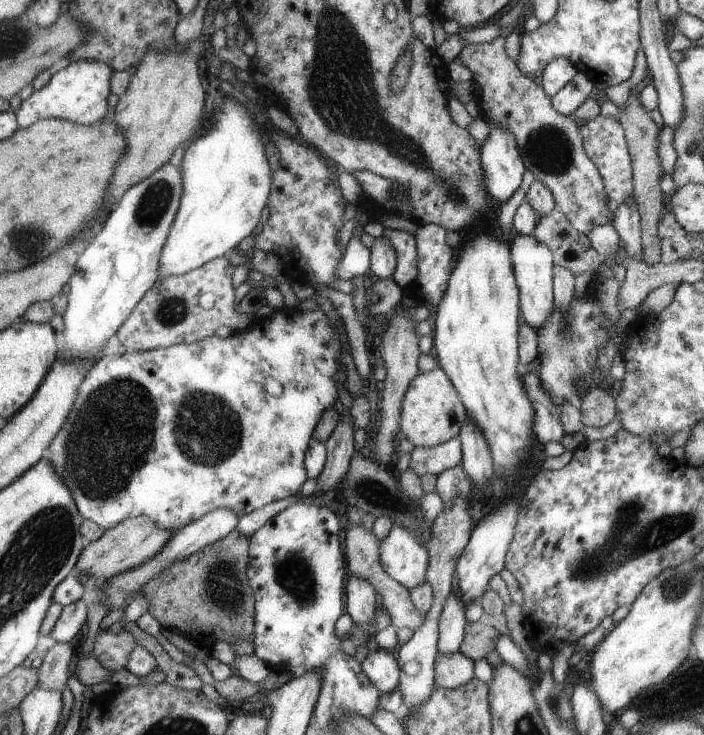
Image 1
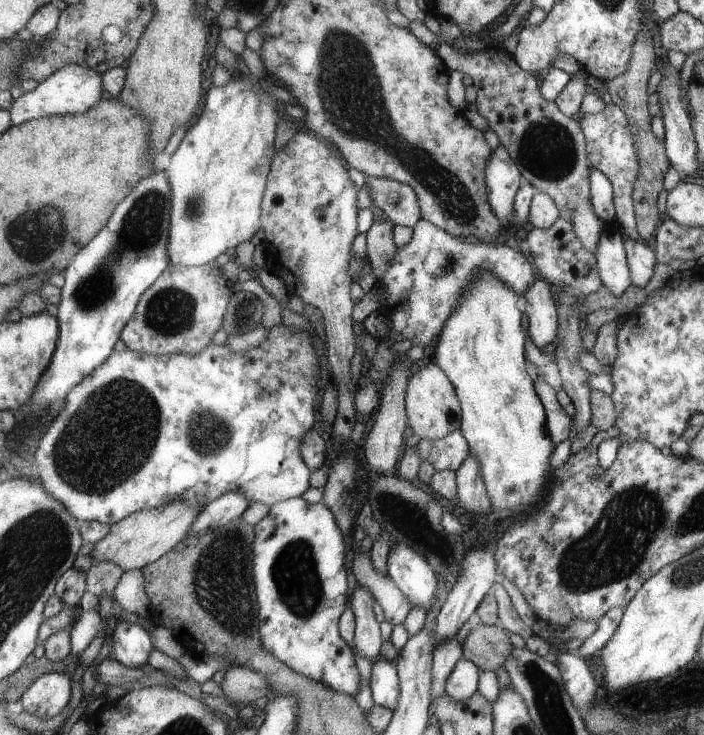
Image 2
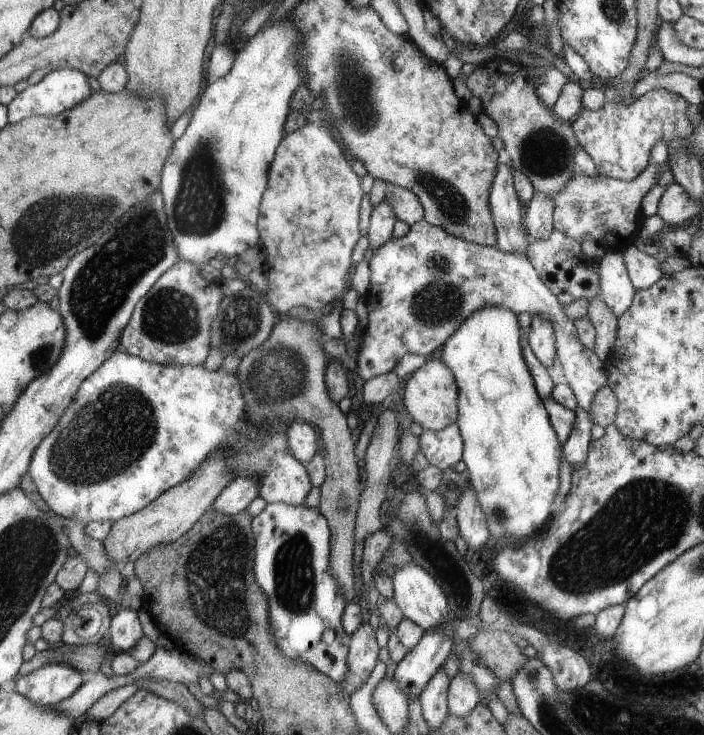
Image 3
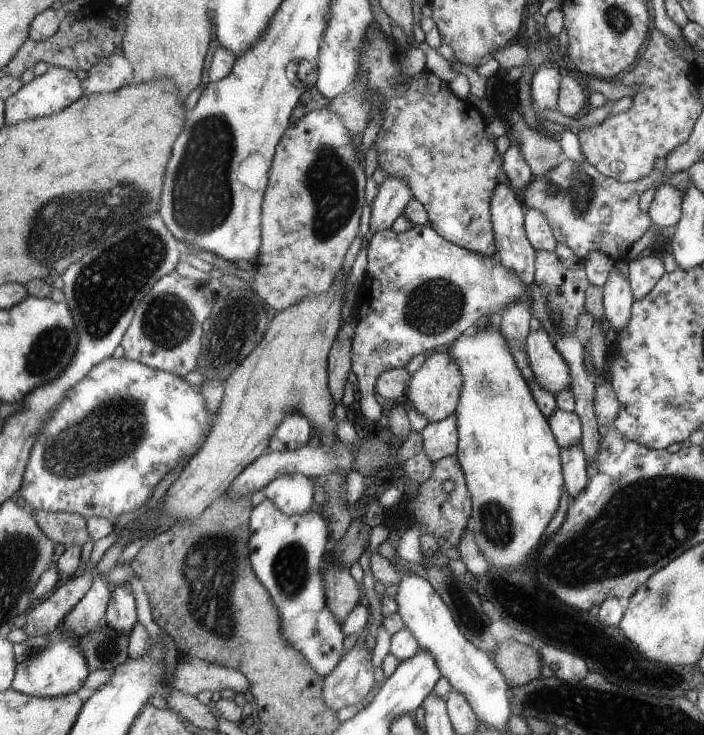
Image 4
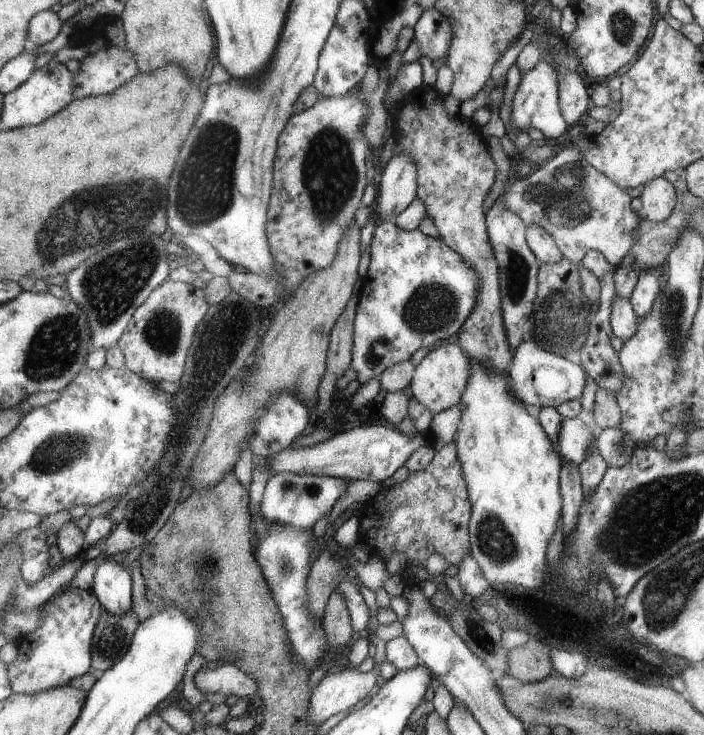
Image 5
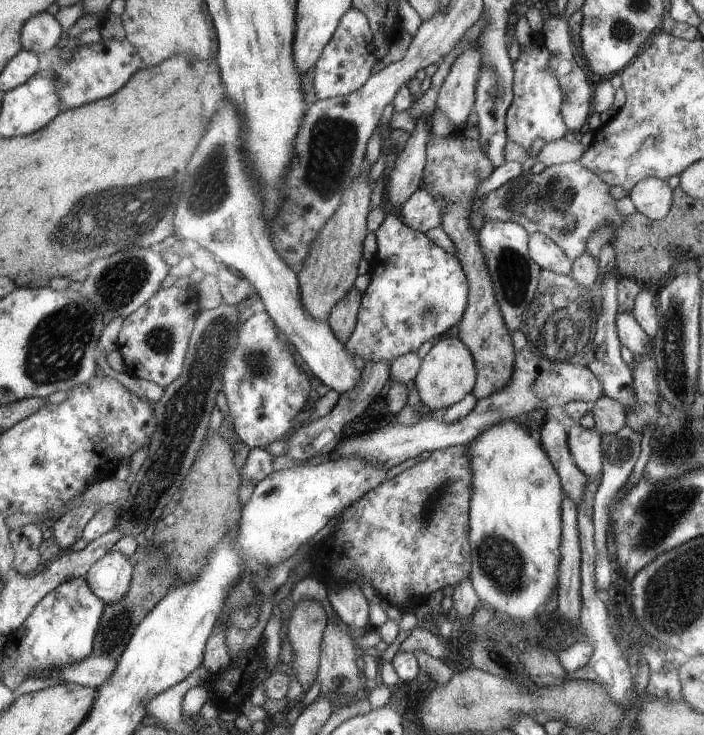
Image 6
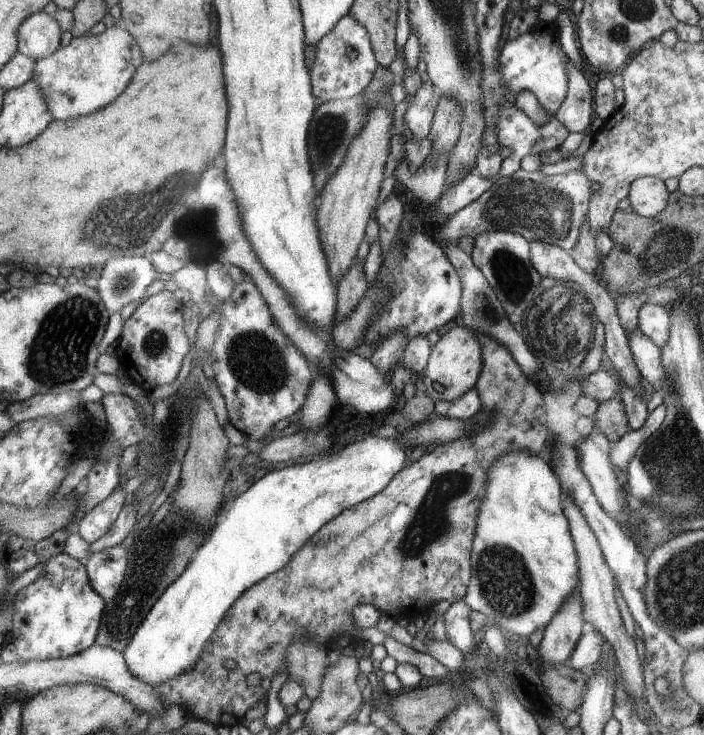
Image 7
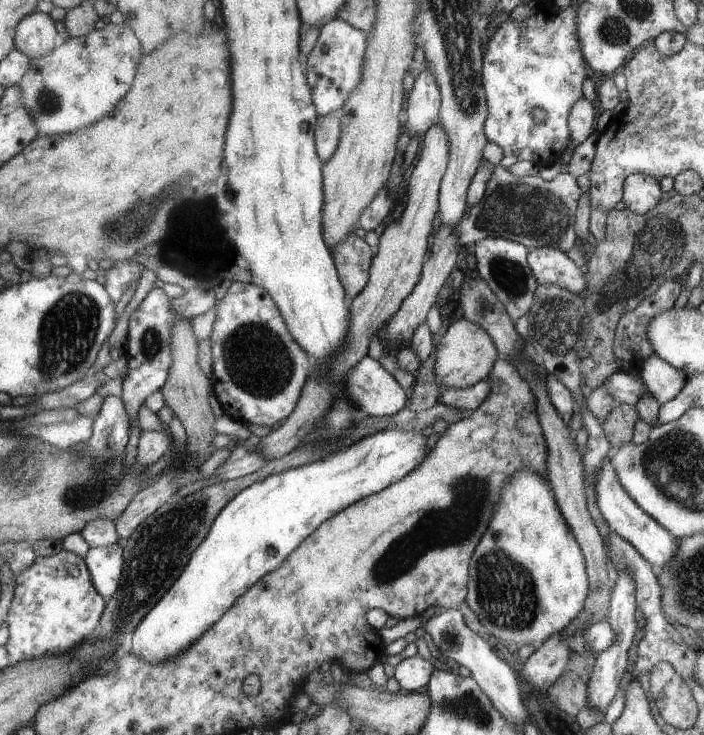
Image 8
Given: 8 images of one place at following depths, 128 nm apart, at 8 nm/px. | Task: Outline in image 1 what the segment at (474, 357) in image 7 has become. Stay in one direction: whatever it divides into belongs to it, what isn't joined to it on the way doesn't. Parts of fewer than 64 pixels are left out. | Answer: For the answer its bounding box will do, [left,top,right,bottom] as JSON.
[399,367,466,448]

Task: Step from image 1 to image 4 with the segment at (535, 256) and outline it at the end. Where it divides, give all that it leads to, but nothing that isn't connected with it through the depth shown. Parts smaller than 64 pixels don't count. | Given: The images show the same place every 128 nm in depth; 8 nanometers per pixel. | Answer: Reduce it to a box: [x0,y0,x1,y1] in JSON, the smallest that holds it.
[525,325,571,396]

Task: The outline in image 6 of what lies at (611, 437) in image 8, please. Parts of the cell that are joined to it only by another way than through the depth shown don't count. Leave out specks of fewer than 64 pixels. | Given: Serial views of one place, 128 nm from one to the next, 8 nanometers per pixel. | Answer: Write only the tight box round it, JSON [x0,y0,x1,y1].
[589,394,627,435]

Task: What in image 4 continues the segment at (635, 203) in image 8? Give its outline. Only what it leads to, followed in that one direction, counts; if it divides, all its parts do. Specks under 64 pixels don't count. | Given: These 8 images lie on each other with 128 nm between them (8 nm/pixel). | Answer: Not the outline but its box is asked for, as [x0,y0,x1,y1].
[646,183,681,230]

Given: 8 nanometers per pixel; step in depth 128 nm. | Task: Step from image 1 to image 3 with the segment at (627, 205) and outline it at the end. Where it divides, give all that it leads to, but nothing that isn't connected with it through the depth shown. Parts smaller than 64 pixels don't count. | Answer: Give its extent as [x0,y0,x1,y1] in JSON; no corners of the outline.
[621,245,662,290]

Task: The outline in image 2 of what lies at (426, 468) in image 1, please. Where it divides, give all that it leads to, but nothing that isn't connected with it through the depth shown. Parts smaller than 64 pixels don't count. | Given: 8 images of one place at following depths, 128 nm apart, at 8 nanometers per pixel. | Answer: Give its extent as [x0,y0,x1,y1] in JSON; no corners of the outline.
[415,429,469,471]

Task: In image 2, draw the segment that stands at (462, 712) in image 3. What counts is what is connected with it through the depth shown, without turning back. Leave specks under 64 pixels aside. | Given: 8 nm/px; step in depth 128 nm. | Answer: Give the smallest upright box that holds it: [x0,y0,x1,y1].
[445,657,477,701]

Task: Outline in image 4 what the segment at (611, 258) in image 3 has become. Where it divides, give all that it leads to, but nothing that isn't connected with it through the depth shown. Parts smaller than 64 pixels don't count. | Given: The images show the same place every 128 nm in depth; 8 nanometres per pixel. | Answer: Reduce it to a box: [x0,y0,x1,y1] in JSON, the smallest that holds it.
[601,264,634,330]

